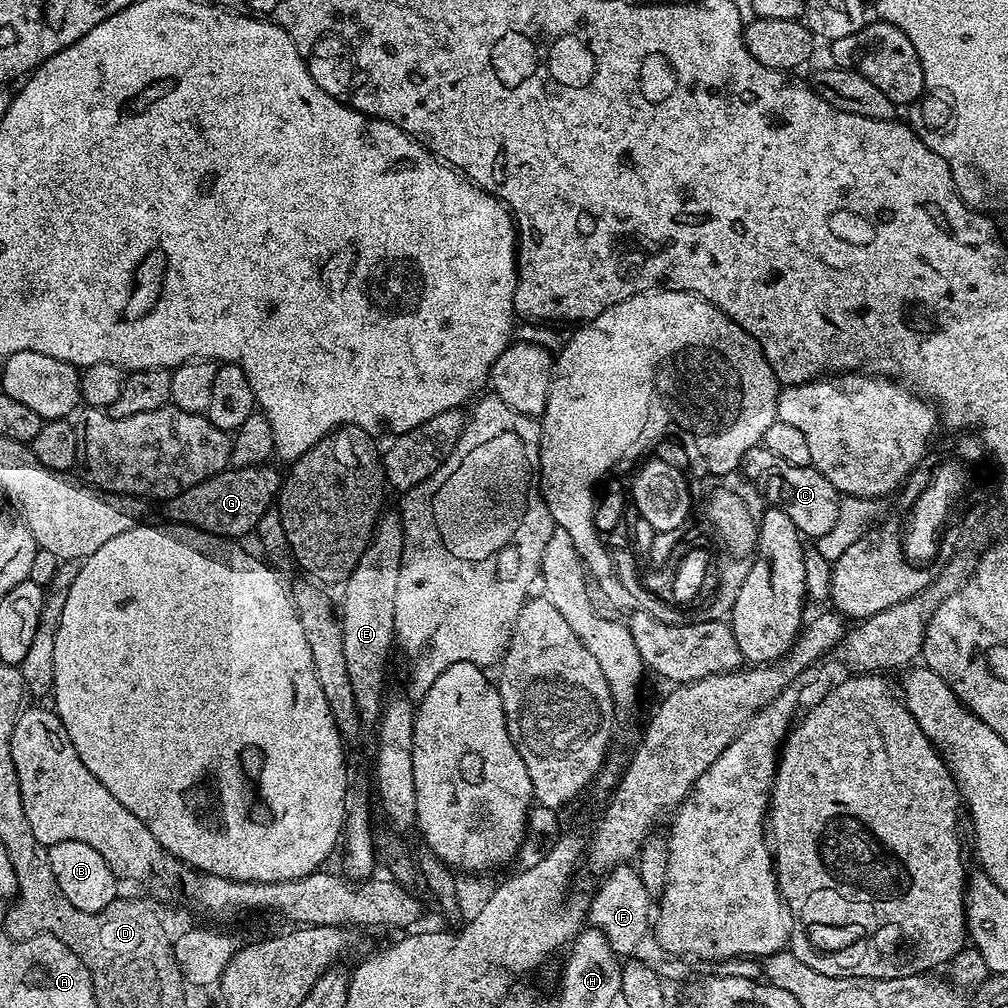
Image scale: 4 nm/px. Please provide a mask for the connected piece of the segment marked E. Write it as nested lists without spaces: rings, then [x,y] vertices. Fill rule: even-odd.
[[[388,510],[381,515],[376,524],[374,534],[362,554],[358,558],[358,566],[343,581],[344,598],[338,604],[340,617],[340,629],[342,630],[342,650],[346,654],[346,674],[350,674],[350,690],[354,690],[354,702],[360,715],[361,725],[376,726],[380,721],[381,712],[386,705],[384,696],[384,675],[388,672],[388,651],[394,648],[396,627],[394,626],[394,598],[398,595],[398,578],[402,566],[402,554],[404,553],[404,527],[400,521],[400,513],[396,510]]]

